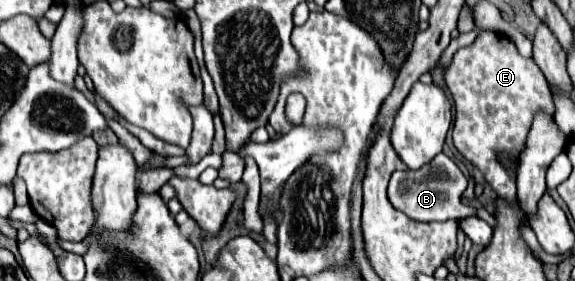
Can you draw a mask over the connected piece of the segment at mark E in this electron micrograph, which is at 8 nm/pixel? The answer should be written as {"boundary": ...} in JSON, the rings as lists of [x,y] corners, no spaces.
{"boundary":[[[484,30],[476,36],[476,40],[470,46],[460,48],[450,66],[444,72],[444,80],[448,86],[448,92],[452,94],[454,100],[454,126],[452,126],[452,140],[456,150],[468,160],[472,162],[486,178],[486,182],[496,190],[498,196],[502,196],[508,202],[516,200],[516,178],[512,178],[502,164],[498,162],[498,154],[500,152],[508,152],[514,158],[520,156],[520,152],[524,150],[524,140],[528,134],[528,128],[532,124],[534,112],[544,110],[544,112],[554,112],[554,104],[552,104],[552,96],[548,90],[548,82],[544,78],[544,74],[540,74],[540,68],[534,64],[534,60],[522,58],[514,46],[512,40],[508,40],[502,34]]]}

